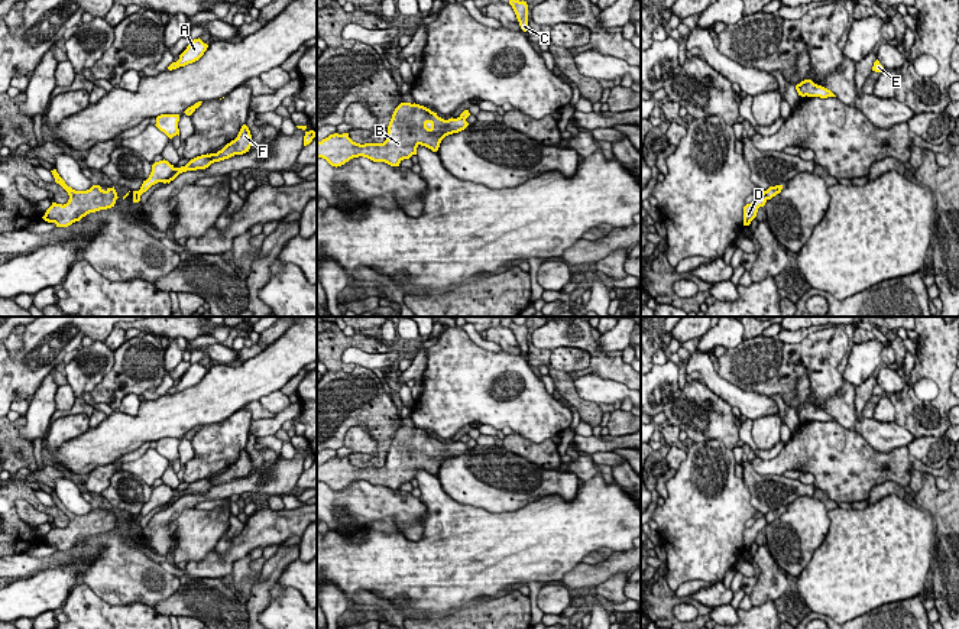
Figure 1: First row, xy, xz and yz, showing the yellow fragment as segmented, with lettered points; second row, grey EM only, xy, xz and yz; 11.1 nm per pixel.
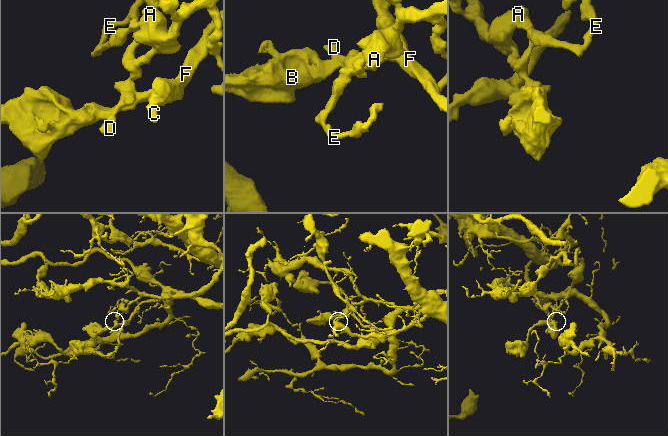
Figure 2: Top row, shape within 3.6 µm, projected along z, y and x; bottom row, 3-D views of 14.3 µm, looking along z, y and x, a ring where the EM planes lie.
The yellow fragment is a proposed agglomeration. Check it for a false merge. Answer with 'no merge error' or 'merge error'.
merge error

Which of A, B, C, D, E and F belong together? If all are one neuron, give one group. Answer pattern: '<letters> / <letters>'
A D E / B C F

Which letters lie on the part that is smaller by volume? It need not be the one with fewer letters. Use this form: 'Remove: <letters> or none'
Remove: B, C, F

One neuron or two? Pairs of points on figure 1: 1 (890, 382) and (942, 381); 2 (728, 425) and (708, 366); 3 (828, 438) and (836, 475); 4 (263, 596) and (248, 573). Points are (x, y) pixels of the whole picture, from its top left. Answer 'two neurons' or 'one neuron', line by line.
1: two neurons
2: two neurons
3: one neuron
4: two neurons

